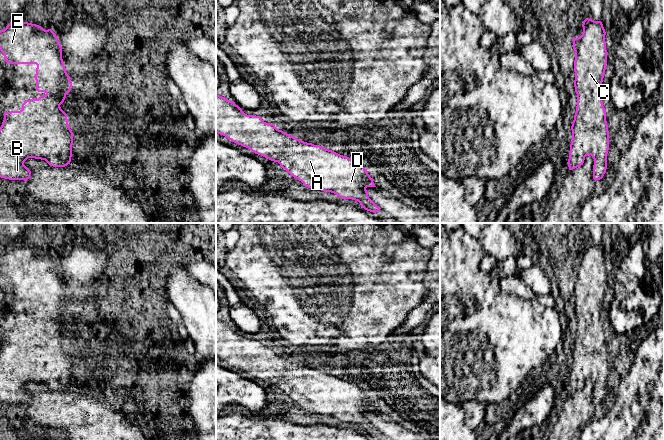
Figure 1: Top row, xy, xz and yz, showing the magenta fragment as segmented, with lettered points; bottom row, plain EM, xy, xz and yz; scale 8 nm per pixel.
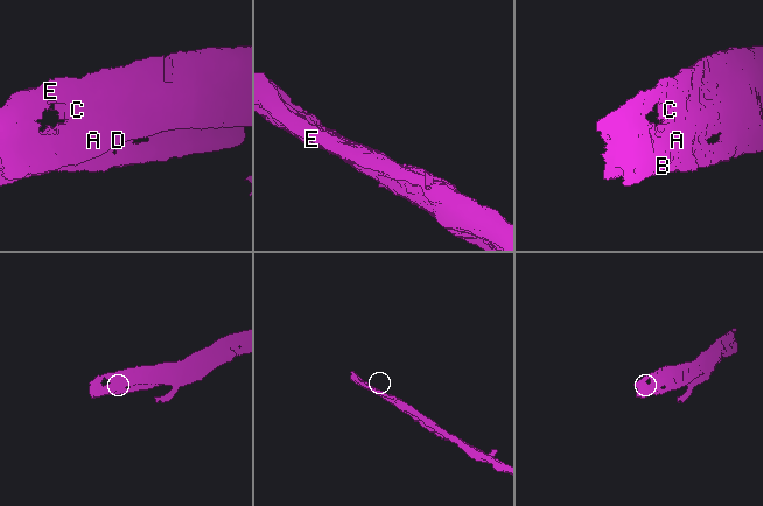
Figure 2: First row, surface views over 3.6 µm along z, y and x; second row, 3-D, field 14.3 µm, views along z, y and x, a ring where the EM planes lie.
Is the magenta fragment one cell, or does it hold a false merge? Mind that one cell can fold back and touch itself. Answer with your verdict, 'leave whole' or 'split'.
leave whole

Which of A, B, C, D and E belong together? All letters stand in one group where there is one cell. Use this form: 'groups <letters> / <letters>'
groups A B C D E

